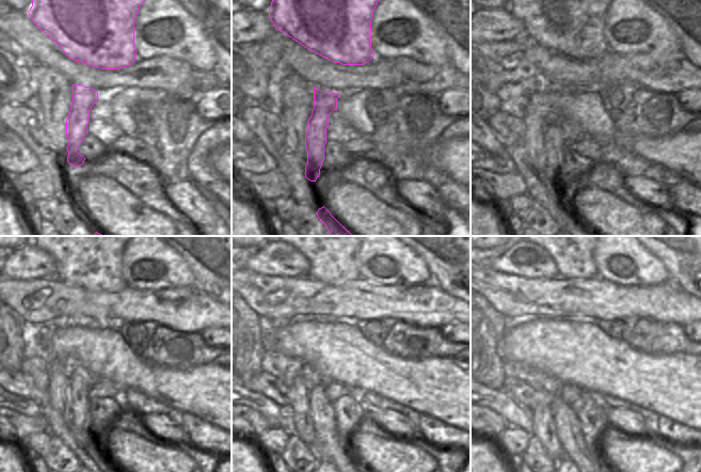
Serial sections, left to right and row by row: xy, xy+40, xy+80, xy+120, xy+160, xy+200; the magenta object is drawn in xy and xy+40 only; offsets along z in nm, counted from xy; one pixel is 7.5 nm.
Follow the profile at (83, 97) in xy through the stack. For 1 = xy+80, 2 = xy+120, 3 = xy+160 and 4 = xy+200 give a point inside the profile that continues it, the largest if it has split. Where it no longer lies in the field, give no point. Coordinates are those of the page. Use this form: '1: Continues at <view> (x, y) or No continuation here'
1: Continues at xy+80 (555, 141)
2: Continues at xy+120 (92, 453)
3: Continues at xy+160 (331, 446)
4: Continues at xy+200 (567, 425)

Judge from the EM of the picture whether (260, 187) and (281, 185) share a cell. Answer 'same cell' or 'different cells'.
same cell

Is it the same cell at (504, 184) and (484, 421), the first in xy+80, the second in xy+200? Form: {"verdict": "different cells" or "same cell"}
{"verdict": "same cell"}

